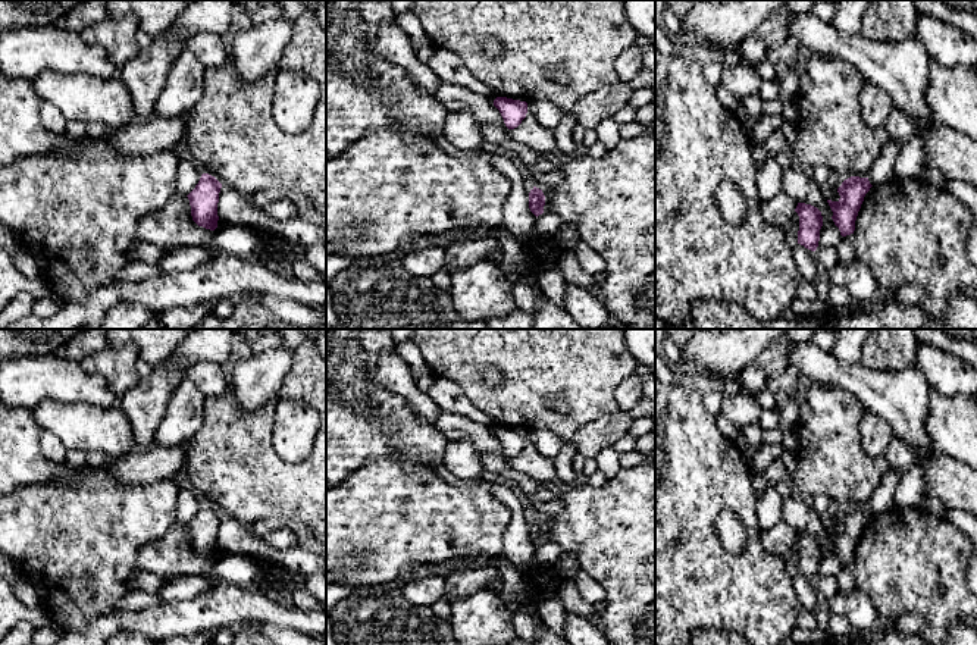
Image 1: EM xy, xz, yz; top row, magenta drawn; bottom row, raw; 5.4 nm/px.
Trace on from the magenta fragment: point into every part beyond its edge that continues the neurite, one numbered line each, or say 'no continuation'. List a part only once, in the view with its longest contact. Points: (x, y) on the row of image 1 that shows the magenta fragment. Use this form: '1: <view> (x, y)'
no continuation

